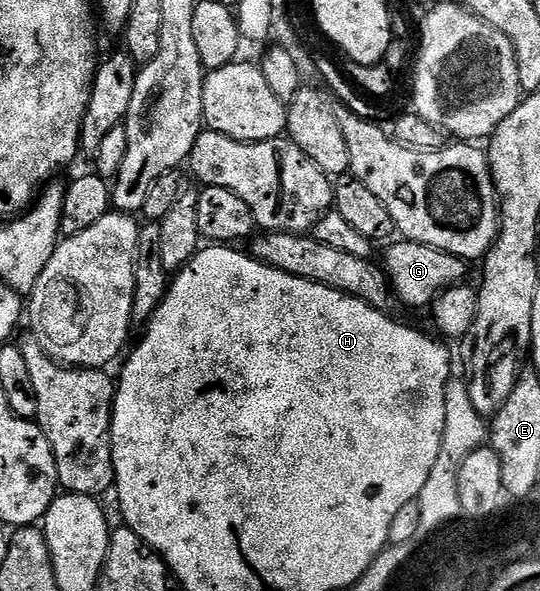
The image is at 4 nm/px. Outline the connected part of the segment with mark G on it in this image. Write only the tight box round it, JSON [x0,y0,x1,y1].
[382,238,469,308]

